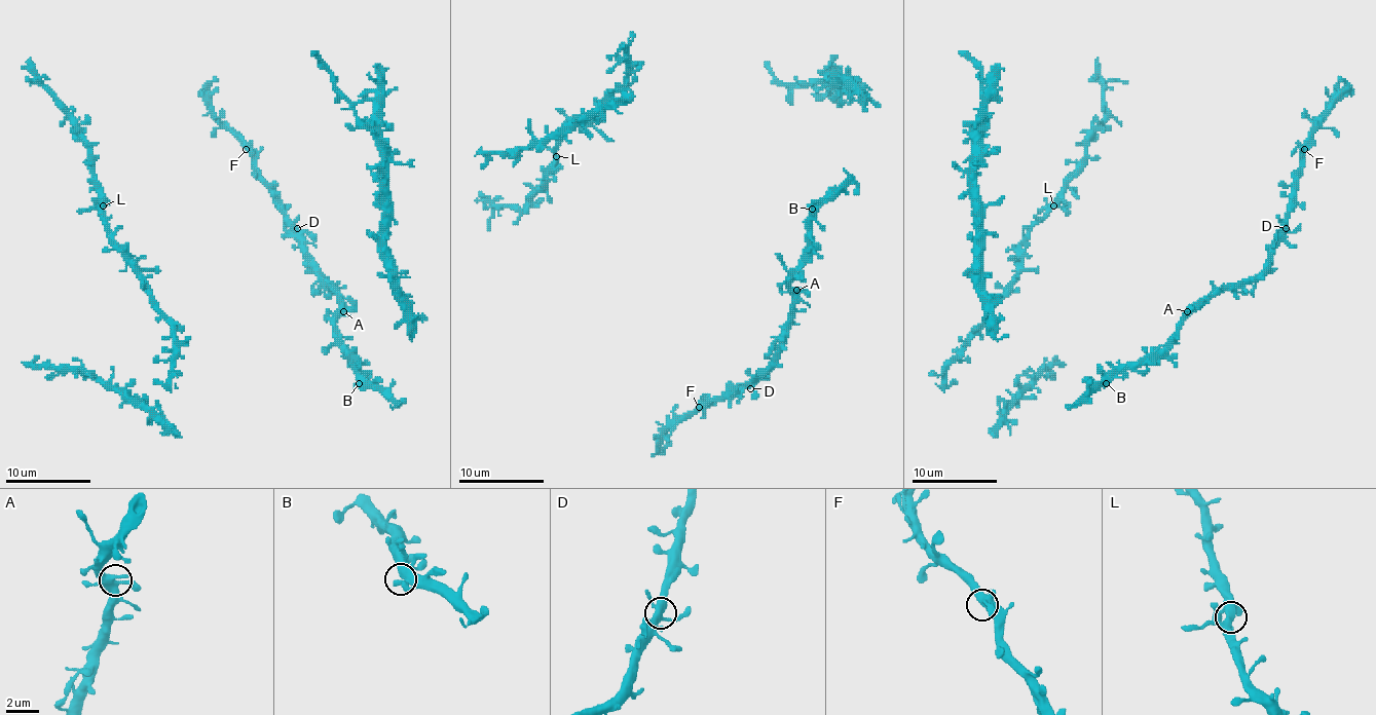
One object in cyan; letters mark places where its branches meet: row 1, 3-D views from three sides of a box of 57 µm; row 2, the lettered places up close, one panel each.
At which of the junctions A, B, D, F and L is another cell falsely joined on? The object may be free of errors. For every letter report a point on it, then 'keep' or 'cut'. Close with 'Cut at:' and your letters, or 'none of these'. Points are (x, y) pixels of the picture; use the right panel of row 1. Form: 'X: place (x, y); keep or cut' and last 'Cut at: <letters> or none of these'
A: place (1187, 311); keep
B: place (1106, 383); keep
D: place (1286, 228); keep
F: place (1304, 149); keep
L: place (1053, 205); keep
Cut at: none of these

